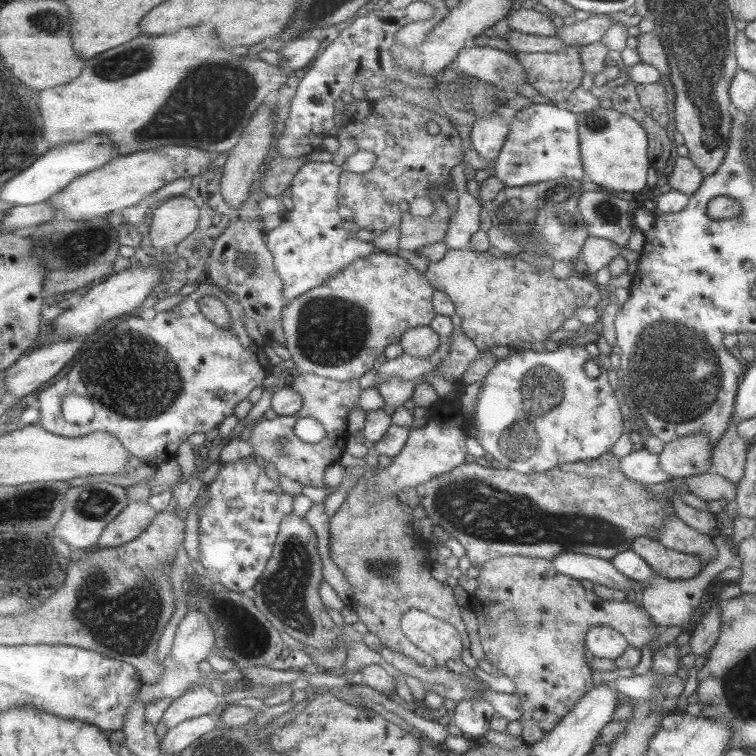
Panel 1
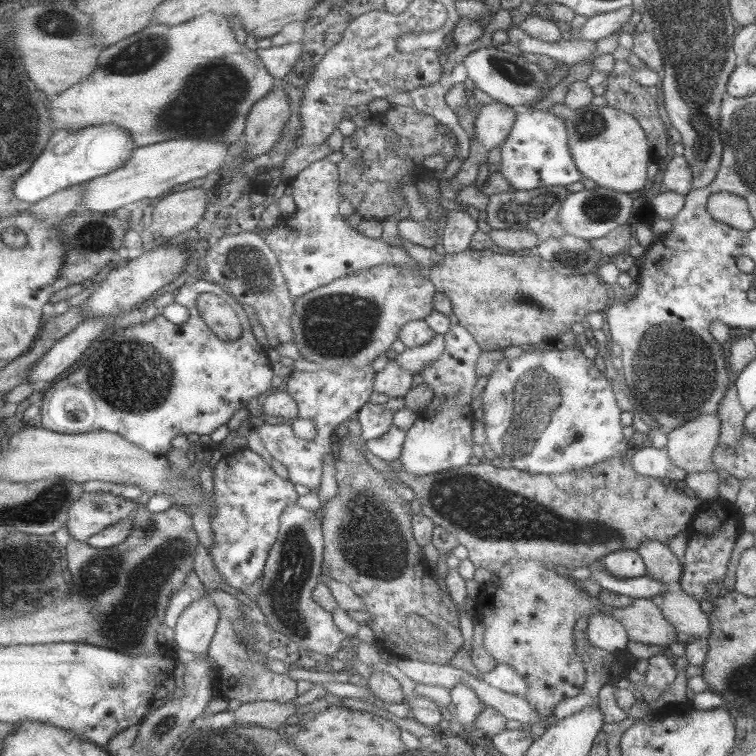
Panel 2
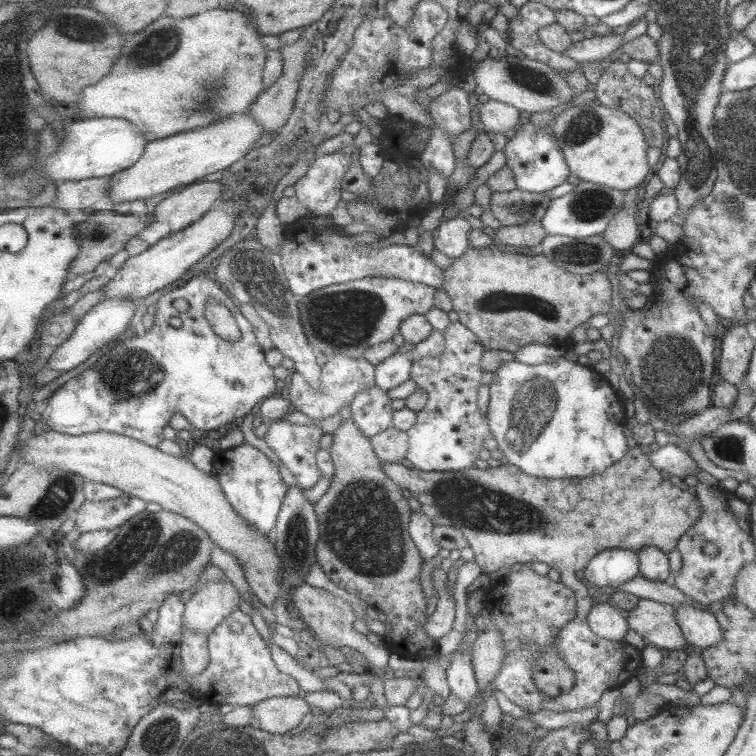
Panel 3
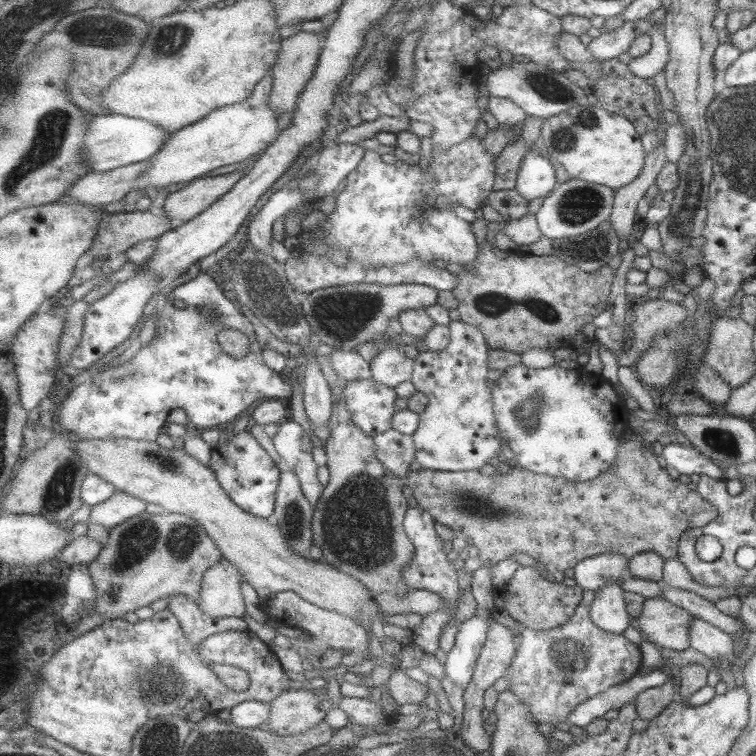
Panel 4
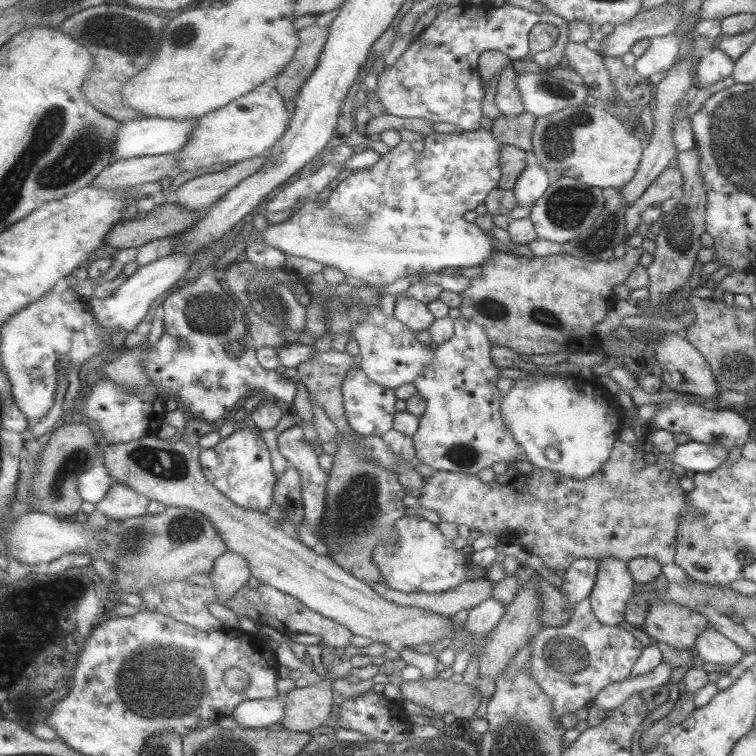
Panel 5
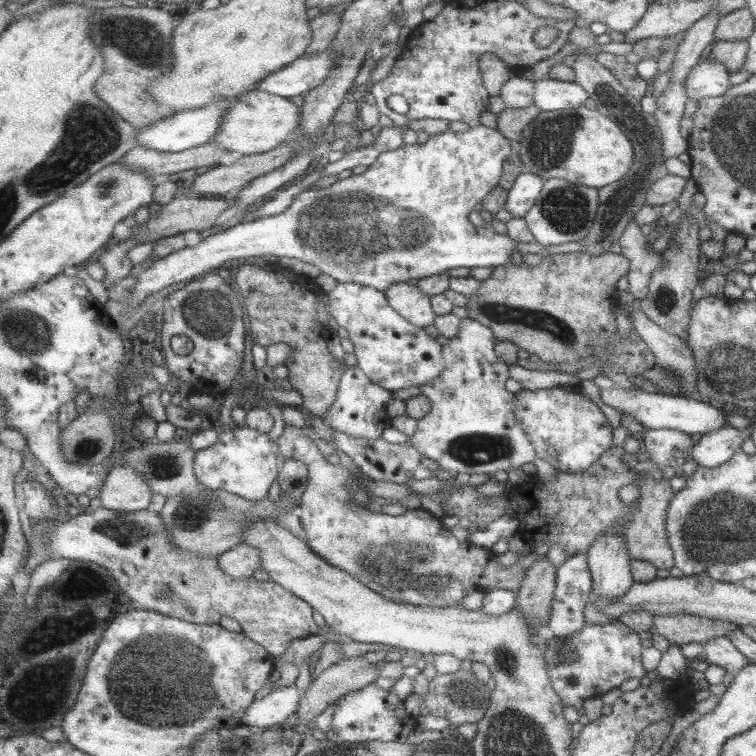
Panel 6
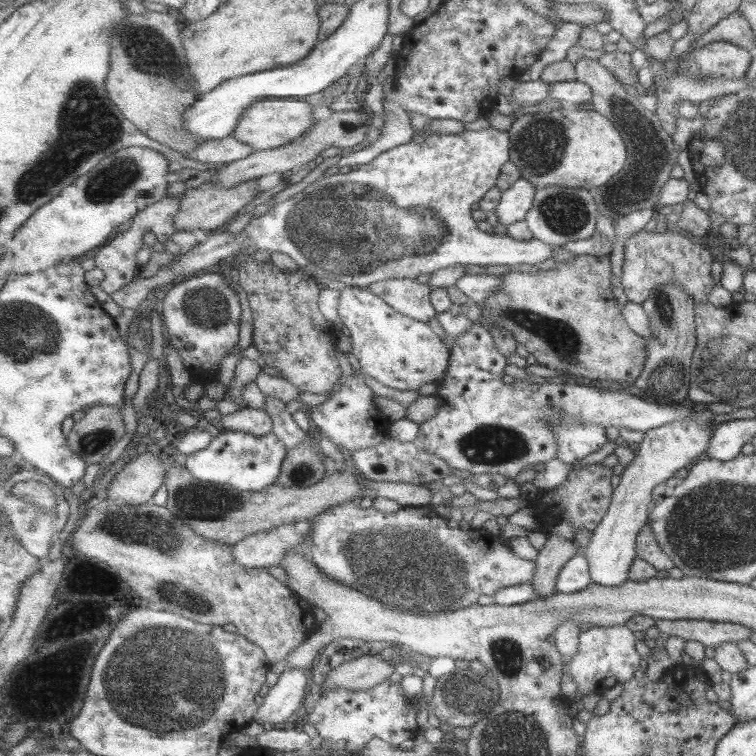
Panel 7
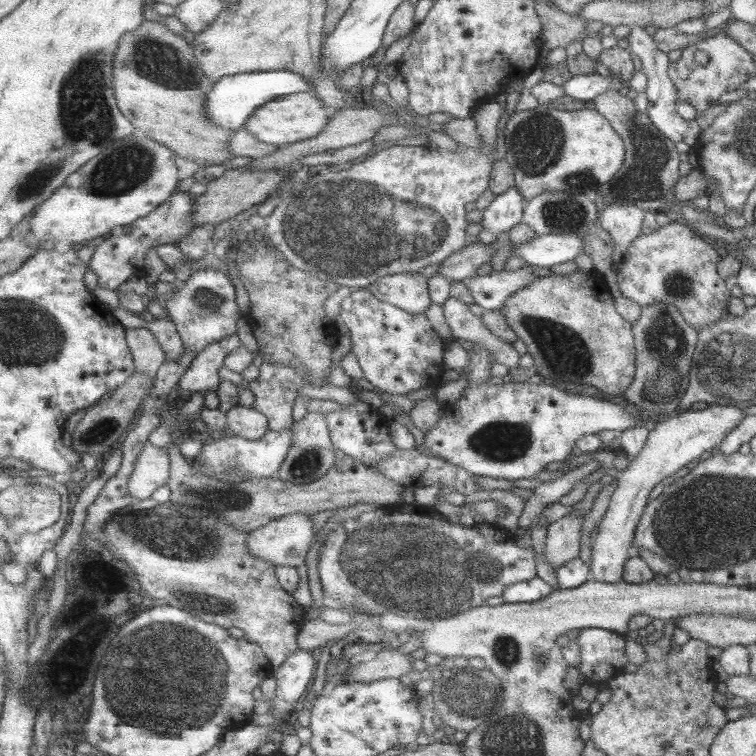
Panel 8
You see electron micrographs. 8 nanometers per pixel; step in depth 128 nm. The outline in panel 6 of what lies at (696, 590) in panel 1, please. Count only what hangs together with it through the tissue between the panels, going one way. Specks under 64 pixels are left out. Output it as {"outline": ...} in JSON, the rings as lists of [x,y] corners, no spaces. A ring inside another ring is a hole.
{"outline":[[[727,636],[714,637],[703,644],[703,655],[709,664],[726,669],[726,672],[736,674],[748,664],[747,658],[732,644]]]}

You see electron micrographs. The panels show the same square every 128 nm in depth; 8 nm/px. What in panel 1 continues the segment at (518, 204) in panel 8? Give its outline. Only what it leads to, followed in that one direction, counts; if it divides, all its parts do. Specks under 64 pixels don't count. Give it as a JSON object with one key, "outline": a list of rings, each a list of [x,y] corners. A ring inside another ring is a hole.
{"outline":[[[550,102],[532,103],[510,118],[510,132],[502,145],[495,173],[506,187],[519,187],[564,177],[581,180],[584,176],[577,114]]]}

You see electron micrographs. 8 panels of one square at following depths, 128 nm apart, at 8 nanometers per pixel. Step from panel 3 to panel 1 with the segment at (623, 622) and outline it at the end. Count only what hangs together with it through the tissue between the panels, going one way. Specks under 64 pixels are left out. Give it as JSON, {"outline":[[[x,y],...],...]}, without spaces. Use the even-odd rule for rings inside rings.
{"outline":[[[592,626],[586,632],[585,645],[594,656],[610,660],[618,658],[629,647],[624,635],[610,626]]]}

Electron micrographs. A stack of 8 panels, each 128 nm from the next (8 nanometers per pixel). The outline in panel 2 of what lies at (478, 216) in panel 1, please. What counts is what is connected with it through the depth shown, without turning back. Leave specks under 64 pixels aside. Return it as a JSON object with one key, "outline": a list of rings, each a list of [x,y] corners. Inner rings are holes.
{"outline":[[[463,62],[458,64],[450,74],[445,74],[440,82],[432,86],[421,86],[410,92],[392,94],[387,100],[394,105],[416,106],[420,111],[434,115],[444,122],[456,134],[460,142],[459,156],[466,161],[470,156],[471,139],[460,124],[460,115],[448,103],[447,94],[451,90],[460,88],[466,80],[470,79],[468,68]],[[449,210],[443,232],[447,254],[460,254],[473,248],[474,235],[479,231],[475,213]]]}

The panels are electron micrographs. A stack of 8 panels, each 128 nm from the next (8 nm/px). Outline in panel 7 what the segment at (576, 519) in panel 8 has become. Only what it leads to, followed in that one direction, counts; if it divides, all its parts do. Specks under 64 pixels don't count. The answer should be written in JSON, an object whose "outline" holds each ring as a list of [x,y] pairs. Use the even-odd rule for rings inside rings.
{"outline":[[[551,532],[547,537],[546,545],[536,557],[536,569],[531,580],[540,599],[558,593],[556,585],[560,570],[570,558],[580,552],[575,540],[564,539]]]}

